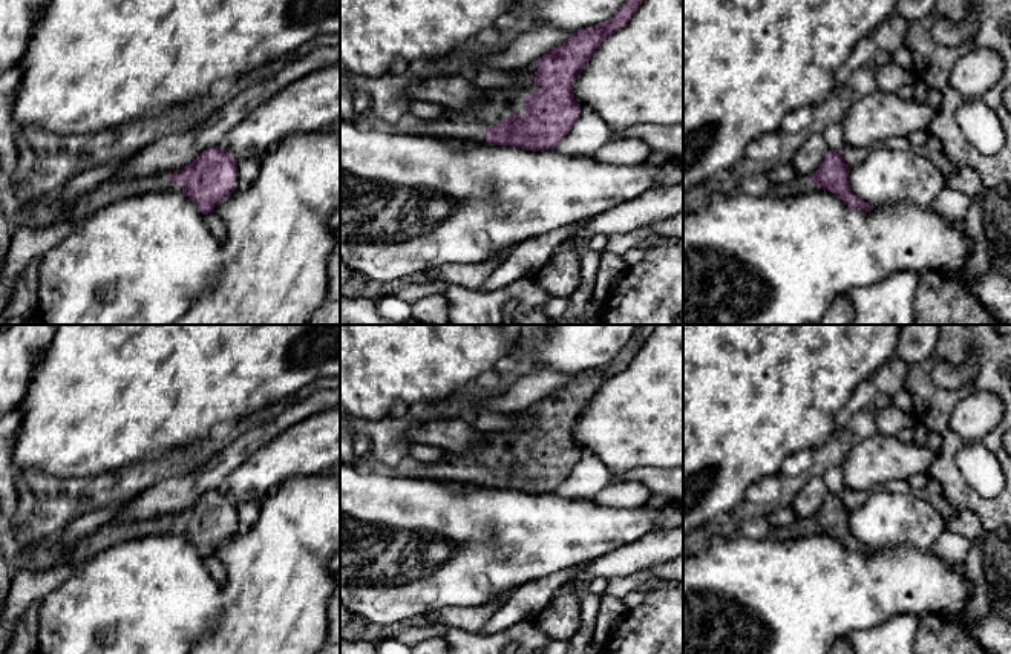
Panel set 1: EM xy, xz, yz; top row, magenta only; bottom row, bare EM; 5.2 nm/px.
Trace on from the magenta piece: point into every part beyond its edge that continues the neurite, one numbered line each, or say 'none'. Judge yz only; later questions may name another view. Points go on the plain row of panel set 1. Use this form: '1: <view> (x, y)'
1: yz (800, 527)

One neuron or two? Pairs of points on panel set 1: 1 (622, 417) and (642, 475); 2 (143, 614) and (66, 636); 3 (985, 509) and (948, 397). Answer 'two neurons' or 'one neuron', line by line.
1: two neurons
2: one neuron
3: one neuron

